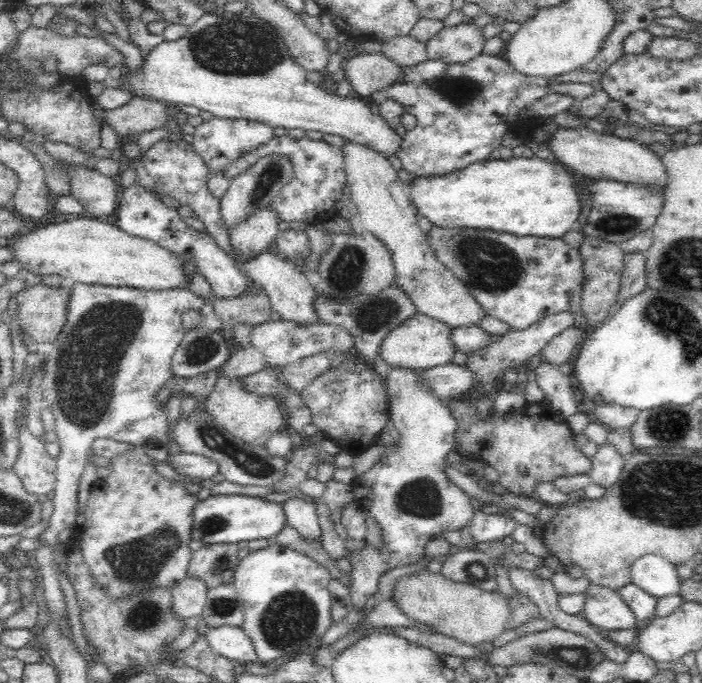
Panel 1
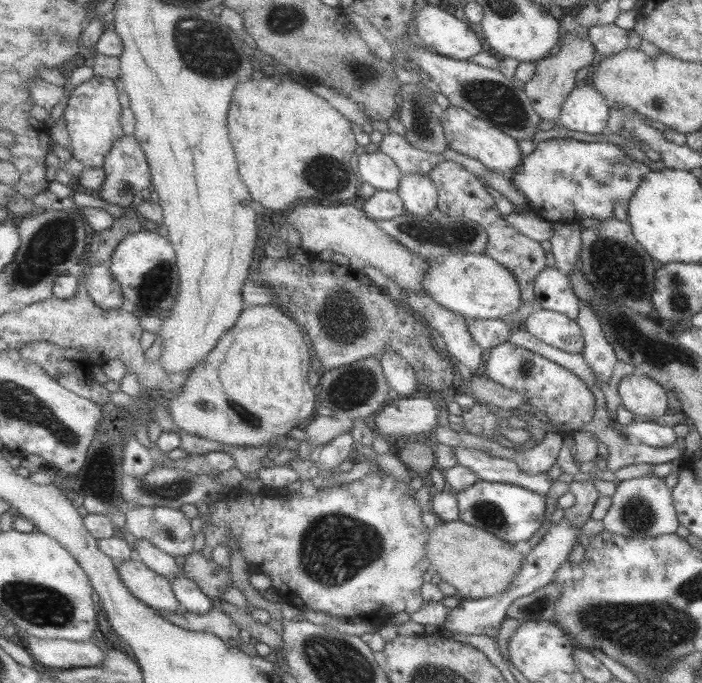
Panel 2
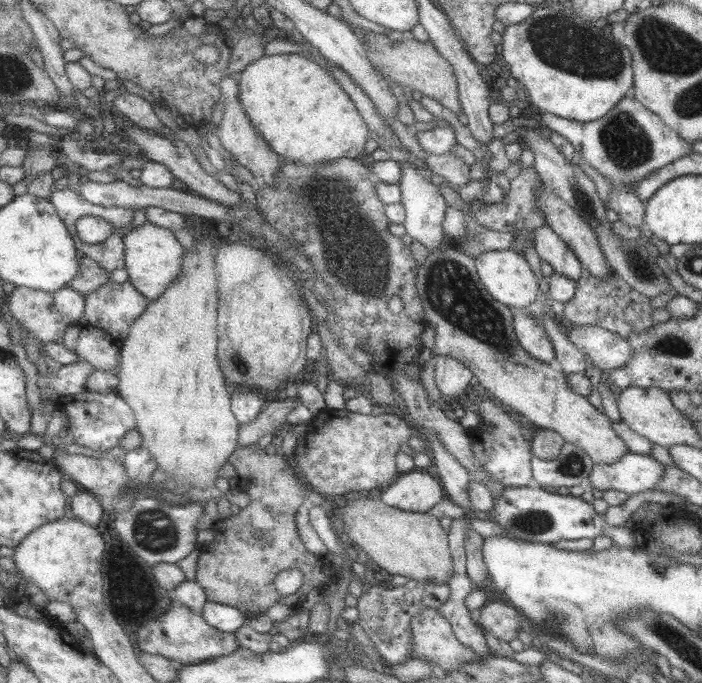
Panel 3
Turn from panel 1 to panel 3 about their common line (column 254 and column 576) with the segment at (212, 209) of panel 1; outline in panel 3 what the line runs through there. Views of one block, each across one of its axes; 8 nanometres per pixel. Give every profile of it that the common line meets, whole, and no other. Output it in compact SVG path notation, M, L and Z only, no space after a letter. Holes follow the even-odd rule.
M549 226L534 230L534 246L542 261L549 262L555 272L578 282L583 264L577 254Z

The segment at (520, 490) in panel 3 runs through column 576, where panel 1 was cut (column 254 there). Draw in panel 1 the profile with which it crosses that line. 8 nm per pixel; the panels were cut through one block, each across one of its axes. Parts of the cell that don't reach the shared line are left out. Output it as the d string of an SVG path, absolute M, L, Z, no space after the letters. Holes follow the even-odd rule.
M240 494L215 495L198 501L192 513L192 539L200 540L205 545L237 544L255 539L271 540L288 523L281 503L264 501L262 497Z

